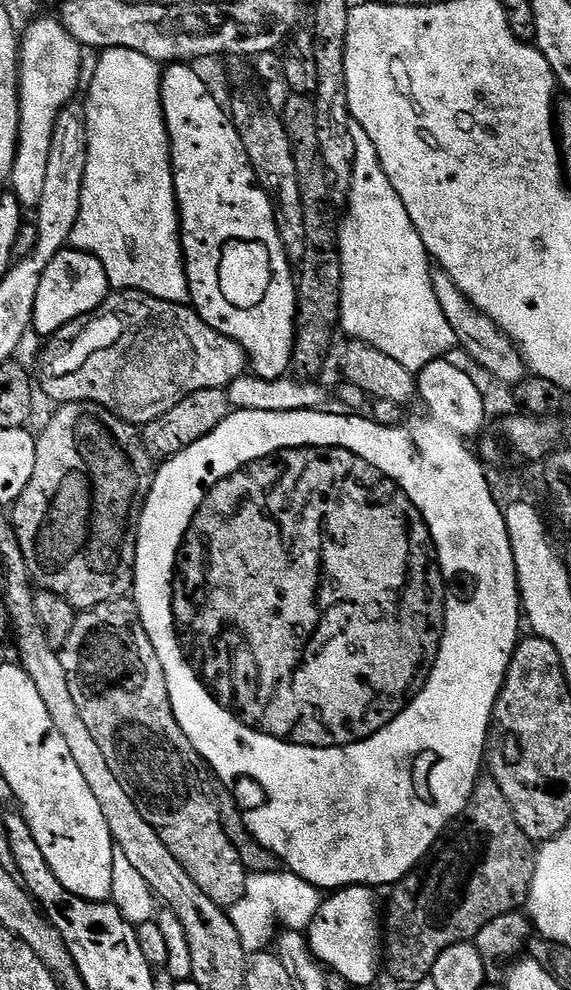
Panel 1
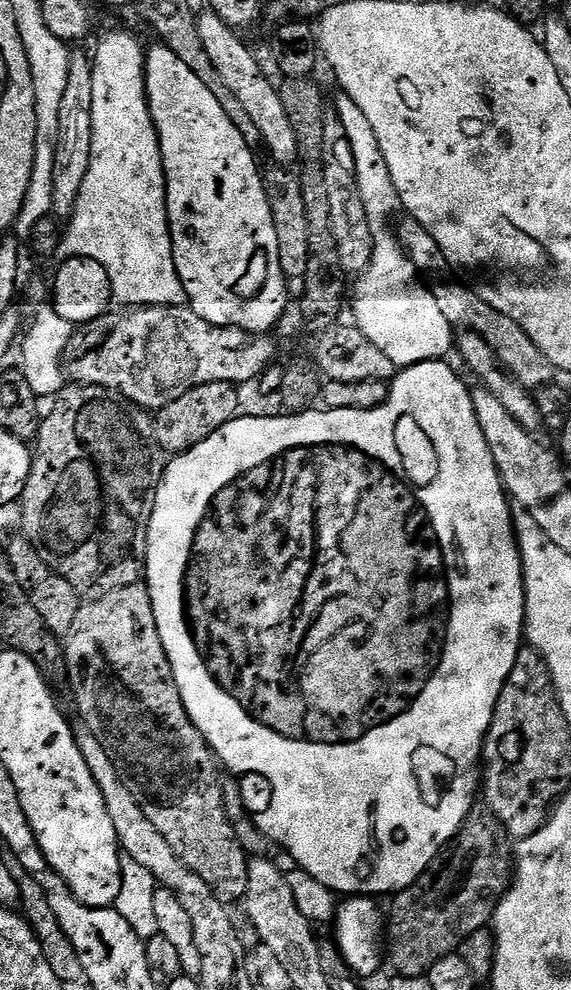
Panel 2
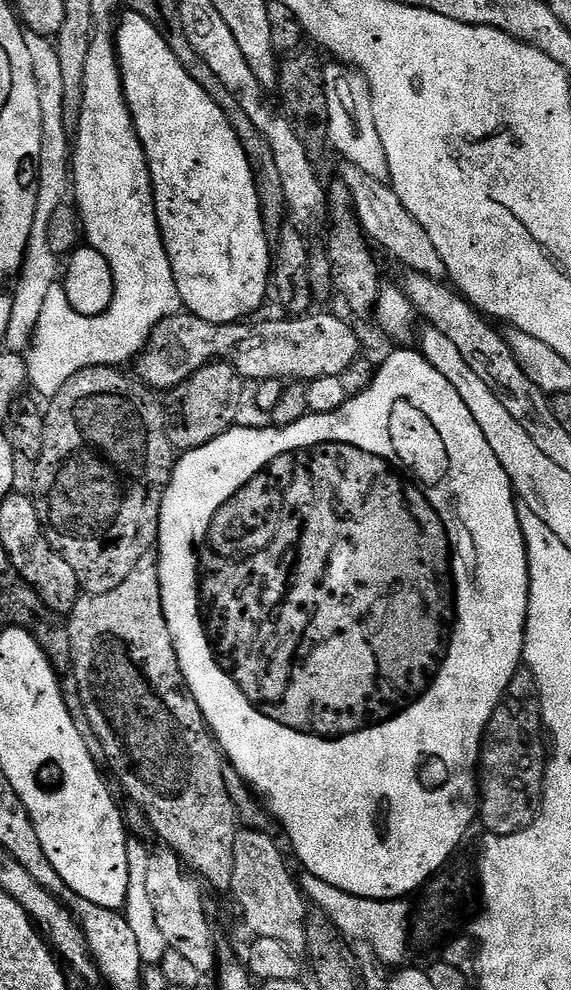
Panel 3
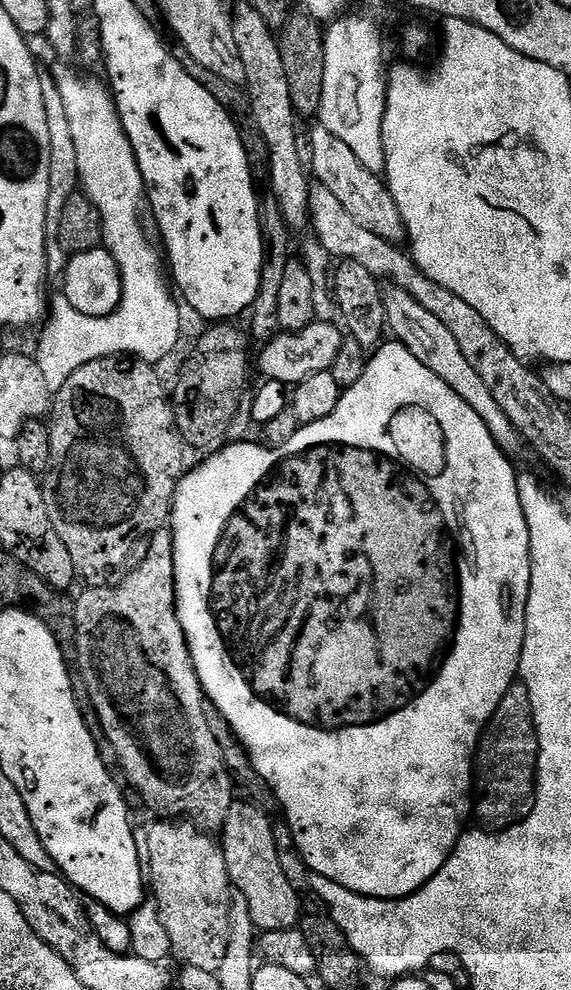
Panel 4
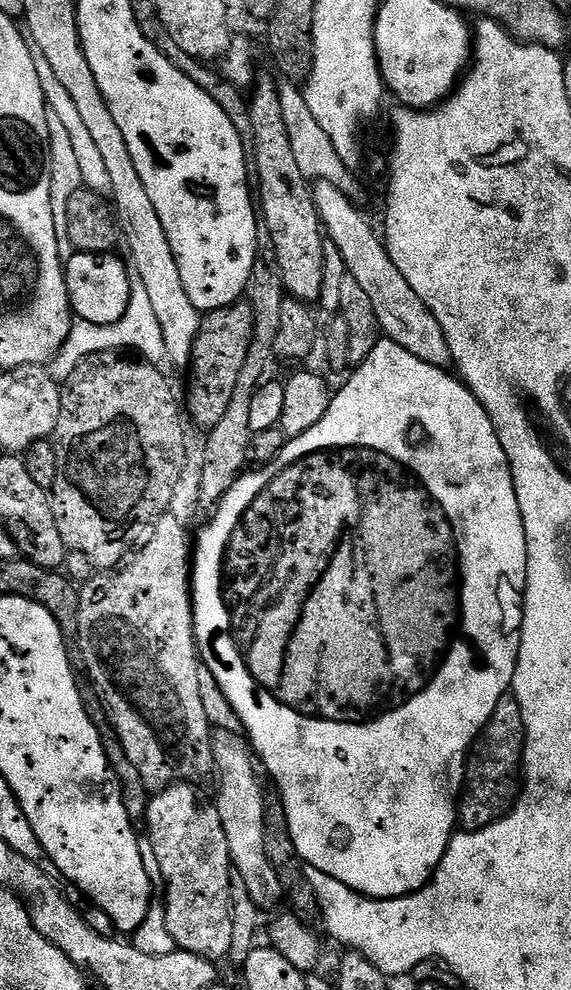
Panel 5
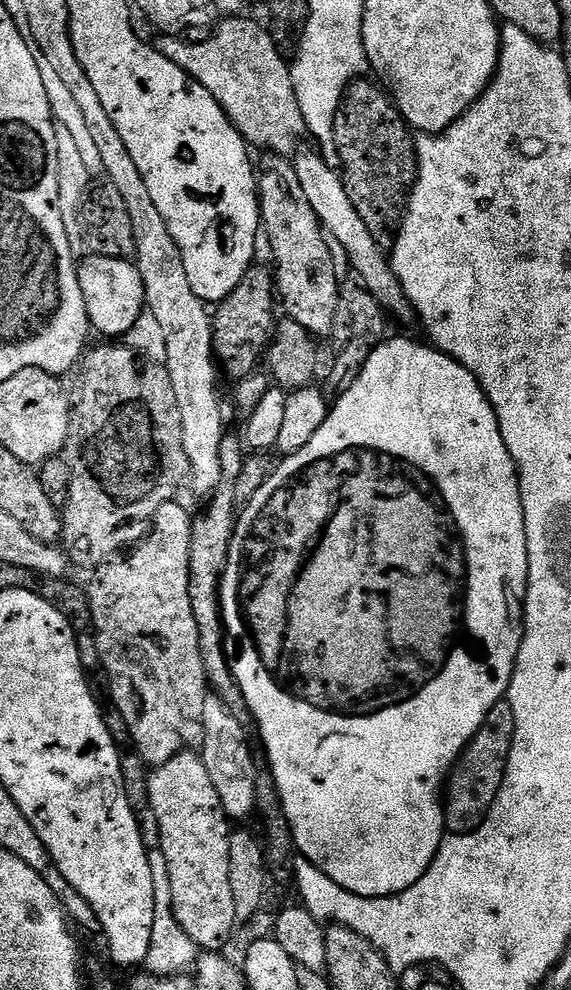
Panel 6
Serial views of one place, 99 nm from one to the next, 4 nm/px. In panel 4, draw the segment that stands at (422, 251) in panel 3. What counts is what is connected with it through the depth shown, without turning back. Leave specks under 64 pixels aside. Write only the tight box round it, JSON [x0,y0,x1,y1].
[310,126,408,241]

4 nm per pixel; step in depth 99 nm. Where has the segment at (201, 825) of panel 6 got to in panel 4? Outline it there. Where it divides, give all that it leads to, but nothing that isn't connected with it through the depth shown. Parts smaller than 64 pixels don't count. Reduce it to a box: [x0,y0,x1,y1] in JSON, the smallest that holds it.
[146,818,233,972]

